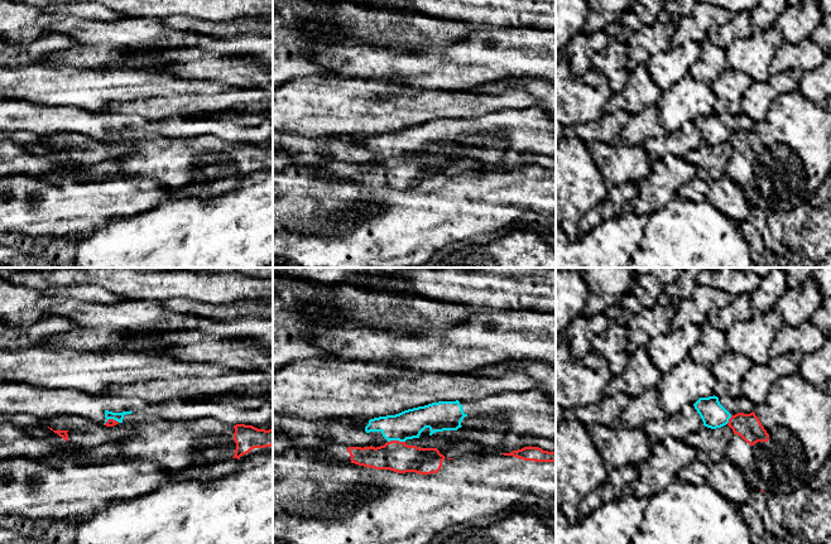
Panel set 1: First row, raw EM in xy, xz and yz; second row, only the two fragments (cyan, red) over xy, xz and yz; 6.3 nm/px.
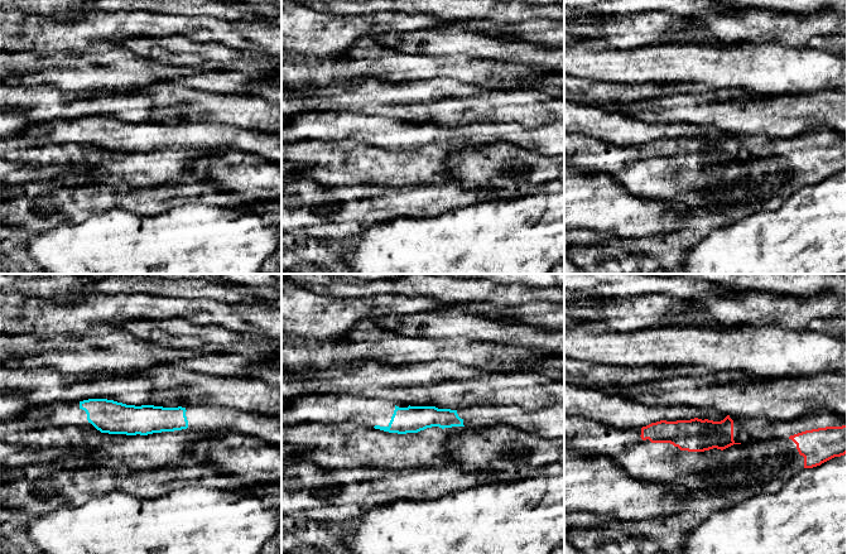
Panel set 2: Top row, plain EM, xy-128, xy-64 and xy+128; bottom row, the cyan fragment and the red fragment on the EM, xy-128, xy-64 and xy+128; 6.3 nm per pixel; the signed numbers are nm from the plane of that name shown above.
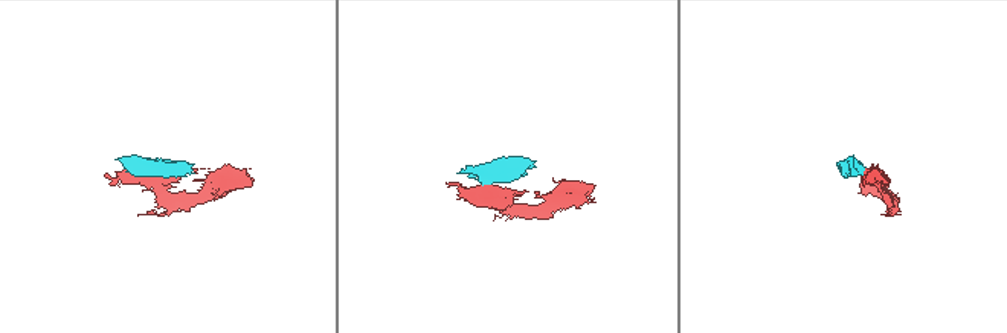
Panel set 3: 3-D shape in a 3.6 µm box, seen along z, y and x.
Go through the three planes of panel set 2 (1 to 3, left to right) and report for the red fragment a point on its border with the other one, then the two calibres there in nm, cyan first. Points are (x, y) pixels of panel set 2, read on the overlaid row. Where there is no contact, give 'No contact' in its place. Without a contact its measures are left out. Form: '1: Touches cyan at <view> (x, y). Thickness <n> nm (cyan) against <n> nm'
1: No contact
2: No contact
3: No contact

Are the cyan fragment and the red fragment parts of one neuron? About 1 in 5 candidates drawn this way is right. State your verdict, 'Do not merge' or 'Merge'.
Do not merge

